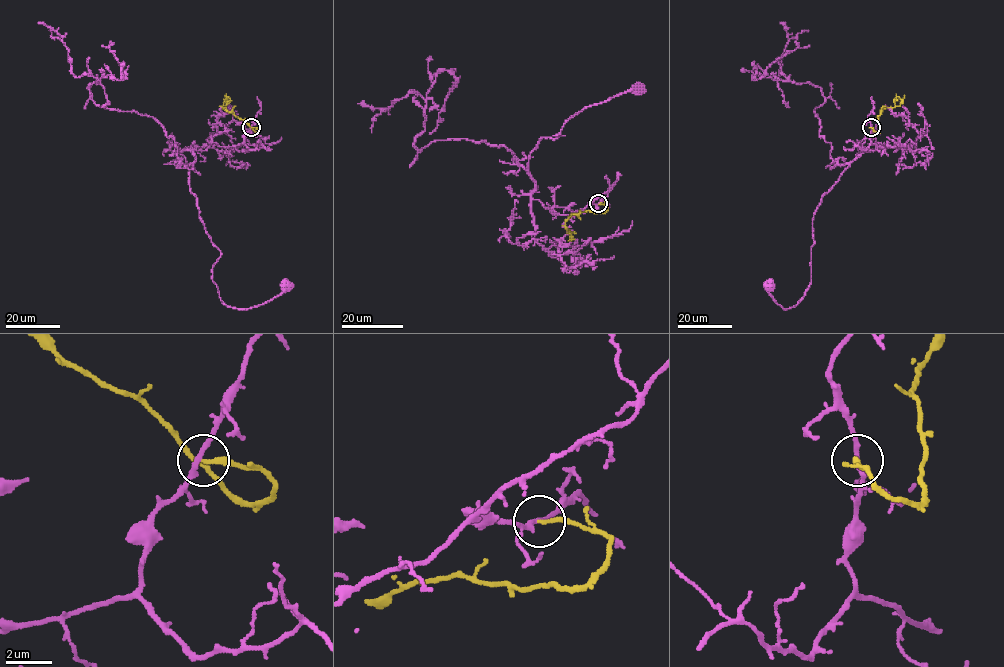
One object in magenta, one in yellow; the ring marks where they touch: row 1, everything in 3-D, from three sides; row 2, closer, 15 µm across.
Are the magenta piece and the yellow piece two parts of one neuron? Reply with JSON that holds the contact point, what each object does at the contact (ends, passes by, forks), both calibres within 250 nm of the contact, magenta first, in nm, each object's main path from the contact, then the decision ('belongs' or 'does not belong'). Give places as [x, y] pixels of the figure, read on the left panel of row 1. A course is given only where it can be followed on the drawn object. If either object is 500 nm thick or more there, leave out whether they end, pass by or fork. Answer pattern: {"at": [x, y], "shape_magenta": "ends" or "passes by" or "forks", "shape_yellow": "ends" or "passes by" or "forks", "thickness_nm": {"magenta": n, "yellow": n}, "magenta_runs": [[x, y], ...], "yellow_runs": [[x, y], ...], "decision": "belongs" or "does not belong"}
{"at": [251, 127], "shape_magenta": "passes by", "shape_yellow": "ends", "thickness_nm": {"magenta": 200, "yellow": 200}, "magenta_runs": [[251, 127], [238, 145], [192, 152], [190, 190], [221, 253], [212, 280], [220, 299], [254, 307], [285, 286]], "yellow_runs": [[251, 127], [222, 107], [226, 96], [231, 101]], "decision": "does not belong"}

